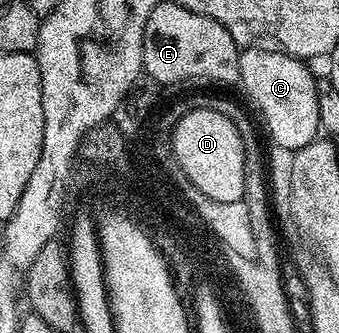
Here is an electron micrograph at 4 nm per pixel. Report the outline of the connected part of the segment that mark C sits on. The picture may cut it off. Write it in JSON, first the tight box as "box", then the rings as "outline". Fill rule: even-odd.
{"box":[239,48,321,152],"outline":[[[244,48],[240,51],[240,80],[239,85],[244,86],[244,90],[248,93],[248,98],[253,102],[254,105],[260,109],[260,114],[264,117],[264,126],[263,129],[266,131],[268,129],[268,134],[272,137],[272,142],[276,146],[281,146],[282,149],[288,150],[287,152],[295,152],[306,148],[306,144],[315,142],[318,135],[321,133],[321,125],[319,120],[319,108],[318,108],[318,90],[317,90],[317,79],[312,78],[312,74],[308,71],[309,63],[307,61],[295,58],[292,54],[284,54],[280,50],[258,50],[255,48]]]}

